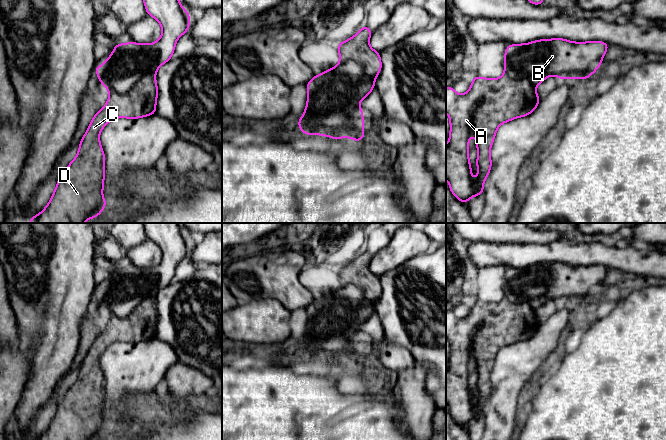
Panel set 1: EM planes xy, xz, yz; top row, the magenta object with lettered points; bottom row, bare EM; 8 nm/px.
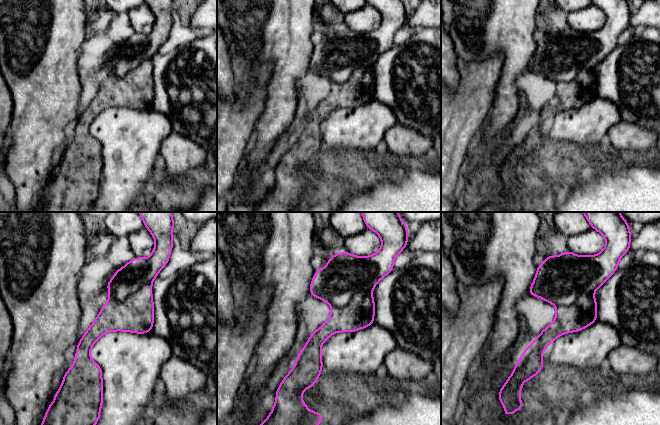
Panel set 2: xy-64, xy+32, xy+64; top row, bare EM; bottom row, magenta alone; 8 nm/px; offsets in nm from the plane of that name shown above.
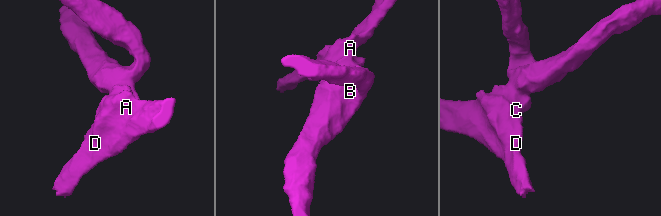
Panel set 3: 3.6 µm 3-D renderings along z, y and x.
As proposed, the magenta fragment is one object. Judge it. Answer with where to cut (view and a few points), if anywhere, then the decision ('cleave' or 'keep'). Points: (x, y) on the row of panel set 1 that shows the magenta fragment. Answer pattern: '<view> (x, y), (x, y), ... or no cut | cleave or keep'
xy (154, 73), (141, 77), (125, 92), (118, 93), (109, 90) | cleave

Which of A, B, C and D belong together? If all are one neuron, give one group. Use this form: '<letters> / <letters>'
A C D / B

